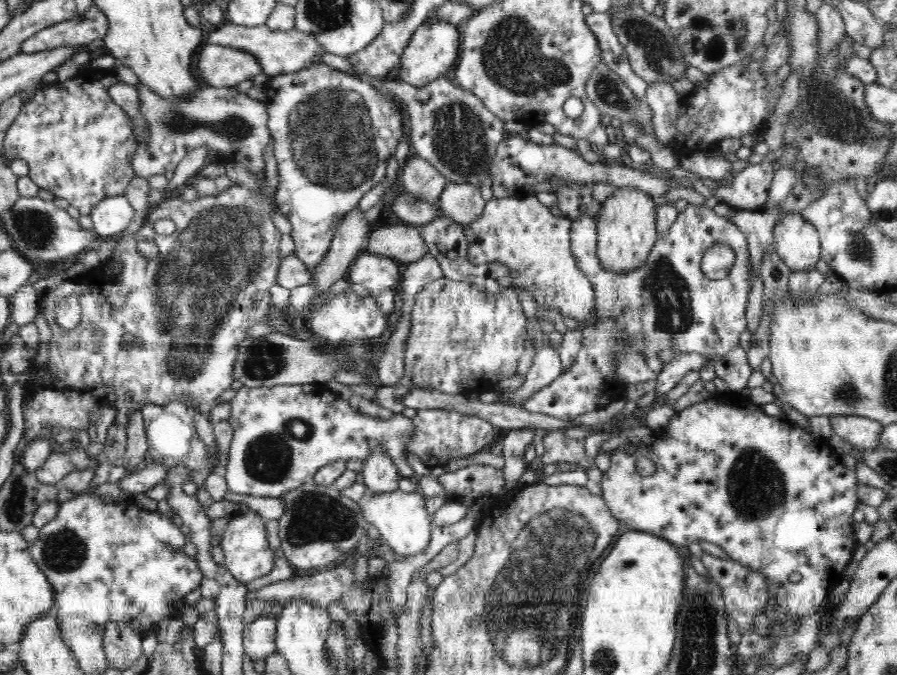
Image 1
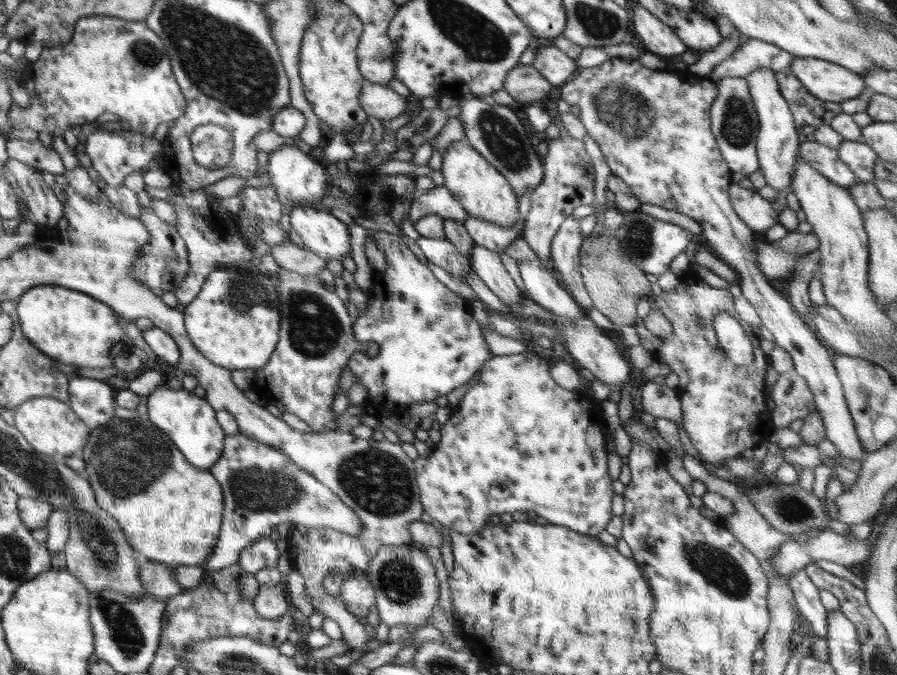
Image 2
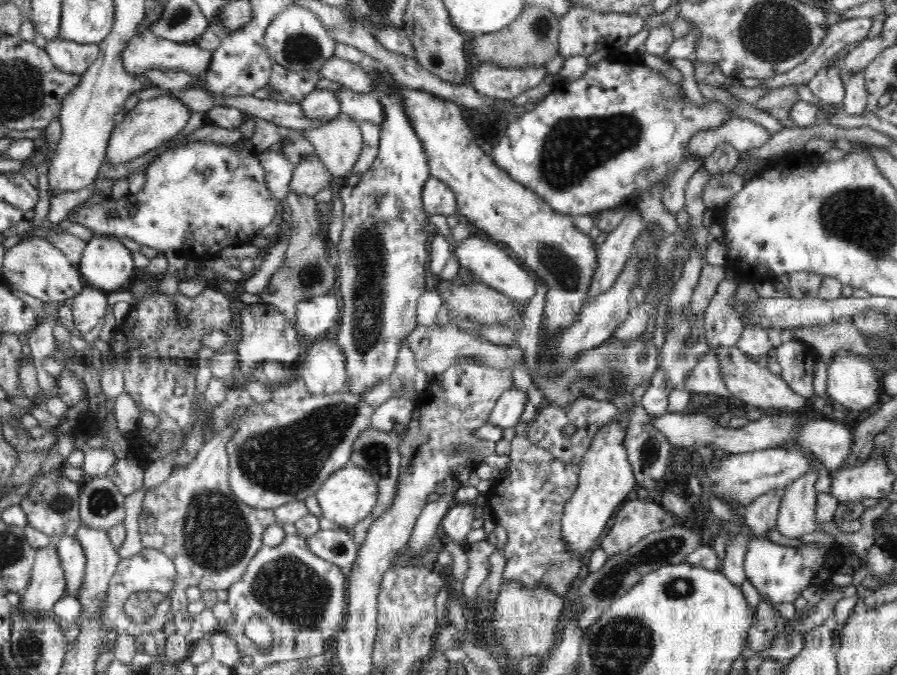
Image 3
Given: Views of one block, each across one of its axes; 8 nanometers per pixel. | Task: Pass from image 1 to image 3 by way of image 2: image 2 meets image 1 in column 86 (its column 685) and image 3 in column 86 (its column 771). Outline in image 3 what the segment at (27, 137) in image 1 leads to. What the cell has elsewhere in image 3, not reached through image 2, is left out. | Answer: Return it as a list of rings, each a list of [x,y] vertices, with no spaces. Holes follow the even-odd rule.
[[[84,284],[71,304],[74,332],[81,336],[101,324],[106,310],[106,293],[96,287]]]

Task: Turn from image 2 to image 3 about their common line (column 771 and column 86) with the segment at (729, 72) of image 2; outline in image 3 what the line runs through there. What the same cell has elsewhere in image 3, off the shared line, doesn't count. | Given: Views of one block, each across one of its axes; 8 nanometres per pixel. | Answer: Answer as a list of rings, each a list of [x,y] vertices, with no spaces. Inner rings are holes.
[[[56,38],[48,39],[44,50],[59,70],[82,75],[98,58],[99,44],[82,44]]]

